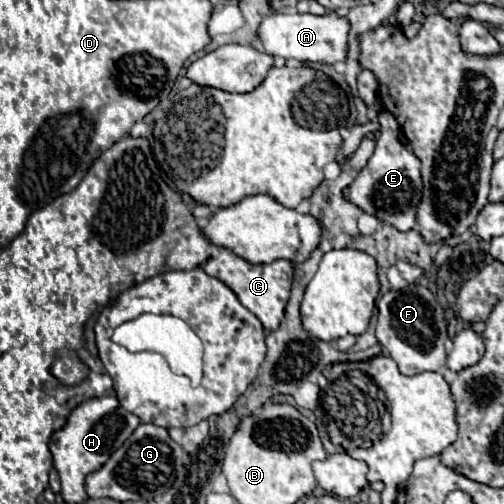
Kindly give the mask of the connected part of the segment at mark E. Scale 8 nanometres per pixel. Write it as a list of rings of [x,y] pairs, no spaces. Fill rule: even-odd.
[[[380,111],[378,121],[380,121],[380,137],[376,141],[376,149],[366,167],[344,189],[344,197],[362,211],[396,227],[398,231],[410,231],[416,227],[416,209],[422,197],[420,159],[410,149],[400,145],[396,119],[392,119],[388,111]]]

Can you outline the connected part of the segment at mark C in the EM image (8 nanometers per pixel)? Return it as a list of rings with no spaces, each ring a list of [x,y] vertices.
[[[218,249],[218,253],[206,261],[204,271],[224,281],[236,293],[240,303],[260,319],[266,331],[278,329],[284,317],[284,307],[290,297],[290,285],[292,285],[292,263],[290,261],[276,259],[268,265],[252,265],[228,249]]]

